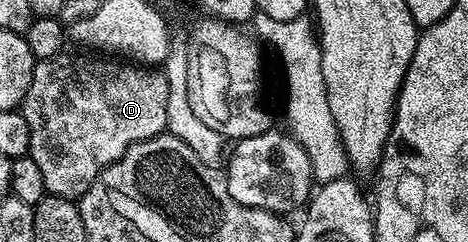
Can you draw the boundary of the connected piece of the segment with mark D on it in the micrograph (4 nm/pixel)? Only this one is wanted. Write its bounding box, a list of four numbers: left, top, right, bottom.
[19,53,167,201]

